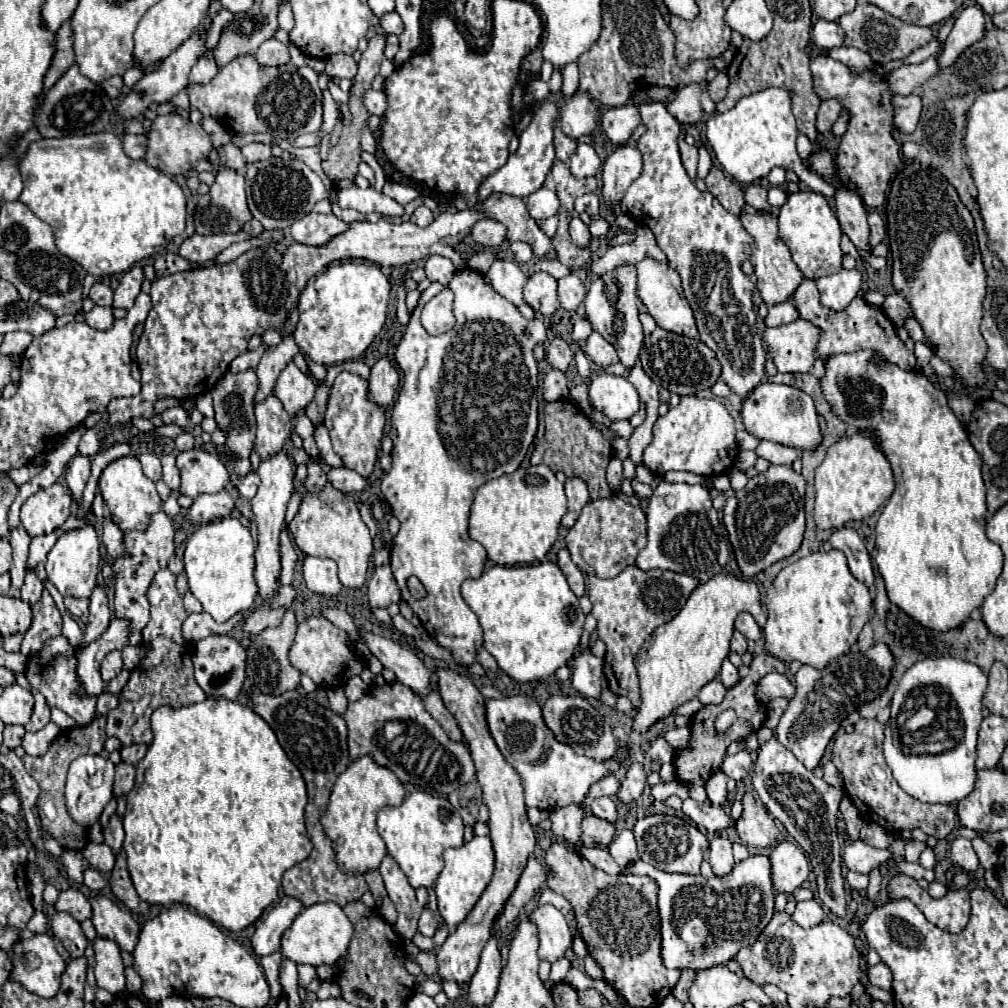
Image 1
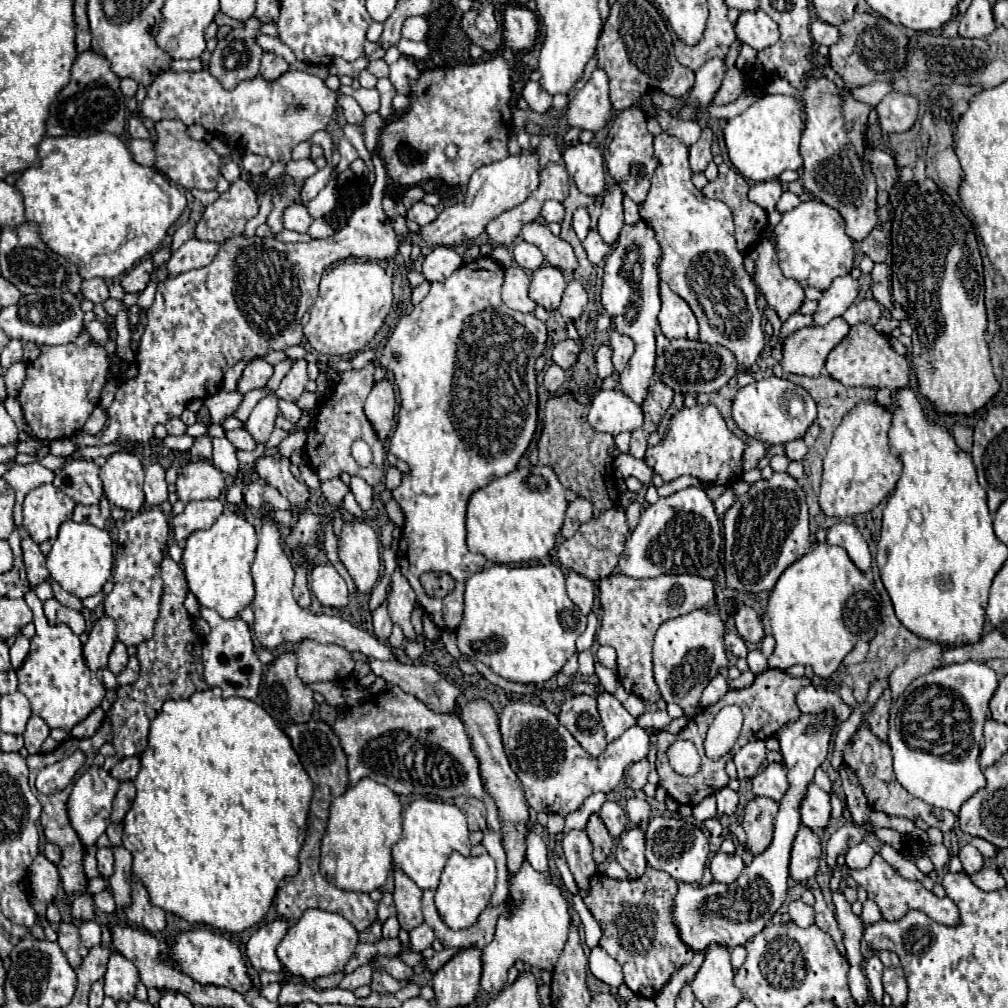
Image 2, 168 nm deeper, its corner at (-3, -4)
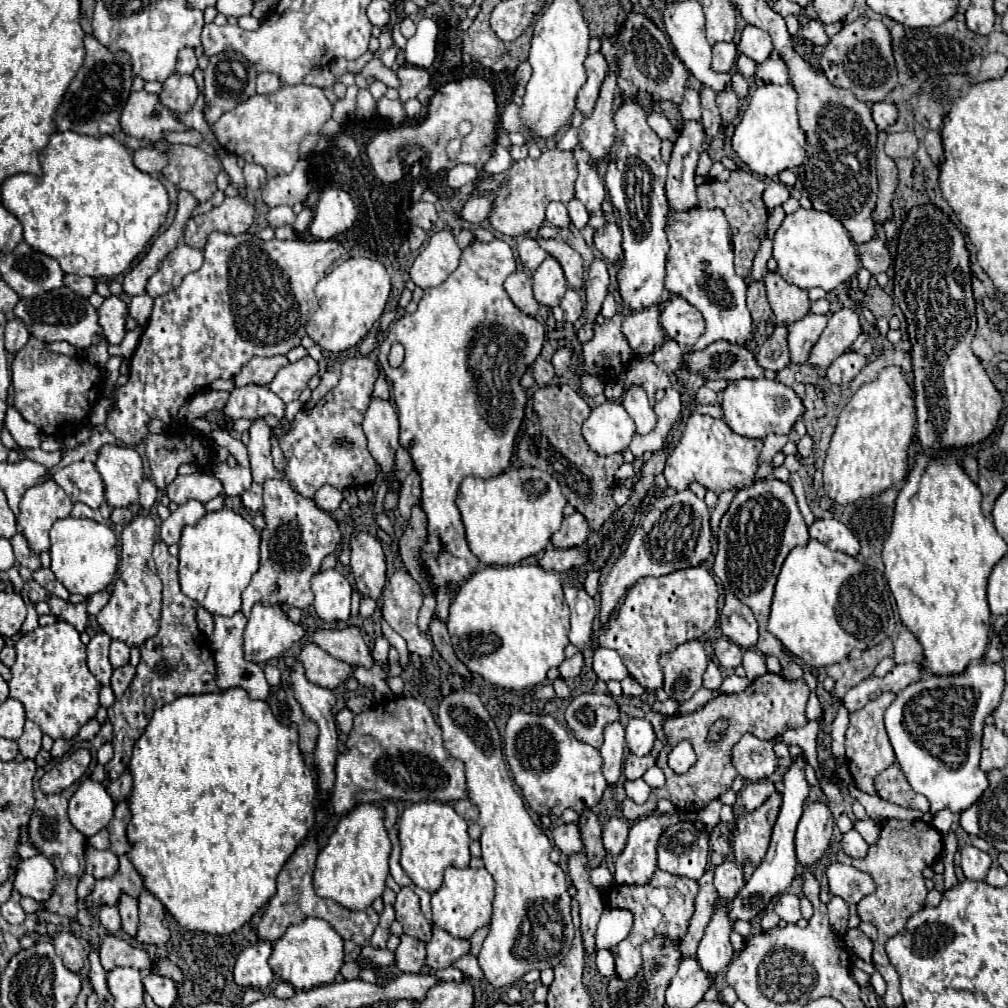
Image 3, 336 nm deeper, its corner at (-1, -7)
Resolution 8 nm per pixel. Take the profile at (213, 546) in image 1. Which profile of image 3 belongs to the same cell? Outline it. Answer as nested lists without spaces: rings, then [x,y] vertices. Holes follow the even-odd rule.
[[[222,508],[208,512],[196,526],[186,526],[180,540],[180,586],[182,592],[210,614],[234,616],[240,596],[250,584],[260,562],[260,534],[240,514]]]

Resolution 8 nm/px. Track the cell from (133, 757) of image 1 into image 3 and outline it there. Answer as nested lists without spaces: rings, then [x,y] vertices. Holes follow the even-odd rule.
[[[128,770],[122,776],[118,776],[118,780],[112,780],[108,786],[108,794],[114,798],[114,802],[126,800],[130,792],[132,792],[132,776]]]

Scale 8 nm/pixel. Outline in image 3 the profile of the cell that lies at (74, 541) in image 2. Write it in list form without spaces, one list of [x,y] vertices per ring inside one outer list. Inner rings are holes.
[[[62,518],[54,522],[50,530],[50,542],[50,570],[54,572],[56,580],[66,586],[70,594],[90,596],[102,592],[106,586],[112,584],[118,566],[118,552],[116,536],[110,526],[84,518]]]

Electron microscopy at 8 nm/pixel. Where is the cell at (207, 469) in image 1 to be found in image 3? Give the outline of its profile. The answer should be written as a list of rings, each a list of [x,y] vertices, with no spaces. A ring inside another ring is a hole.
[[[204,472],[176,476],[176,480],[168,484],[168,498],[176,504],[186,504],[192,498],[200,502],[208,502],[218,494],[222,494],[220,480]]]

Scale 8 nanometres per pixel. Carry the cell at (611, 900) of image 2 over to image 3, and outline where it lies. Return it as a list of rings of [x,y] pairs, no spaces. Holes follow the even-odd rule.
[[[656,870],[652,880],[644,886],[628,886],[628,884],[614,884],[606,890],[606,908],[620,908],[620,910],[630,910],[634,916],[634,924],[630,934],[612,948],[612,954],[616,958],[616,972],[618,978],[628,982],[632,980],[638,970],[642,968],[642,954],[640,948],[644,942],[652,940],[654,936],[666,936],[674,942],[680,942],[682,936],[688,932],[688,922],[694,912],[694,898],[698,892],[698,884],[690,878],[682,876],[672,876],[664,870]]]

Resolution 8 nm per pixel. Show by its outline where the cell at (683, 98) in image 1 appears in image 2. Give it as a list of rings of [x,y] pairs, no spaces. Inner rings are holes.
[[[714,57],[710,61],[706,61],[698,71],[696,71],[696,83],[690,91],[690,103],[696,107],[704,107],[710,105],[716,91],[720,89],[720,83],[726,75],[726,67],[724,67],[724,59]]]

